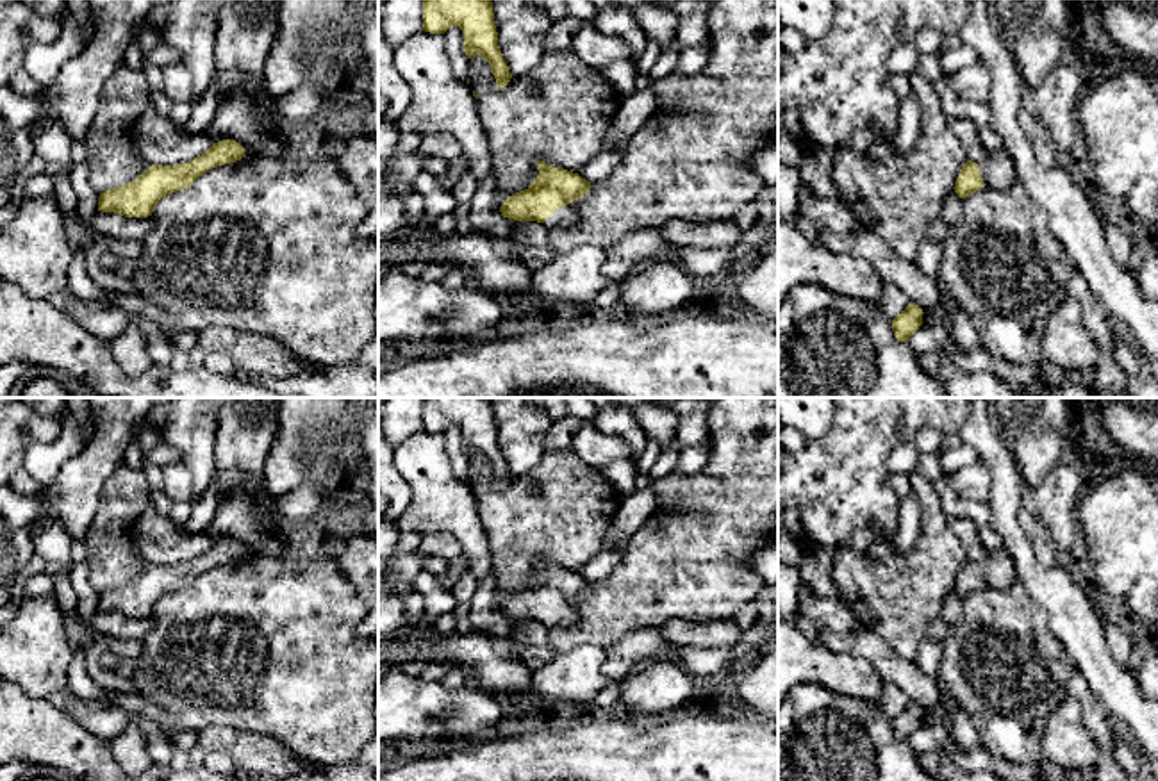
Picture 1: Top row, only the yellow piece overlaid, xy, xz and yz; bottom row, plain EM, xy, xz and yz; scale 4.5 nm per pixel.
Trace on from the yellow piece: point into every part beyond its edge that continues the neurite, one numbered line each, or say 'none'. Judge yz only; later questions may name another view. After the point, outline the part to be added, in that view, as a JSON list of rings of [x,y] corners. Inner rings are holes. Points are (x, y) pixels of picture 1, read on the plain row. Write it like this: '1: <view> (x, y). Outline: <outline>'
1: yz (998, 571). Outline: [[[1005,547],[992,551],[988,560],[980,565],[980,572],[985,585],[992,588],[1005,588],[1017,580],[1013,558]]]

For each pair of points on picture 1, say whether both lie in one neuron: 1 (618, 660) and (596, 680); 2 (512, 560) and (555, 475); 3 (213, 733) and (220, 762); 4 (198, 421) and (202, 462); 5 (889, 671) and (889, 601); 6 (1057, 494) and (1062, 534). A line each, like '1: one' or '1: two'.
1: two
2: one
3: two
4: one
5: two
6: one

